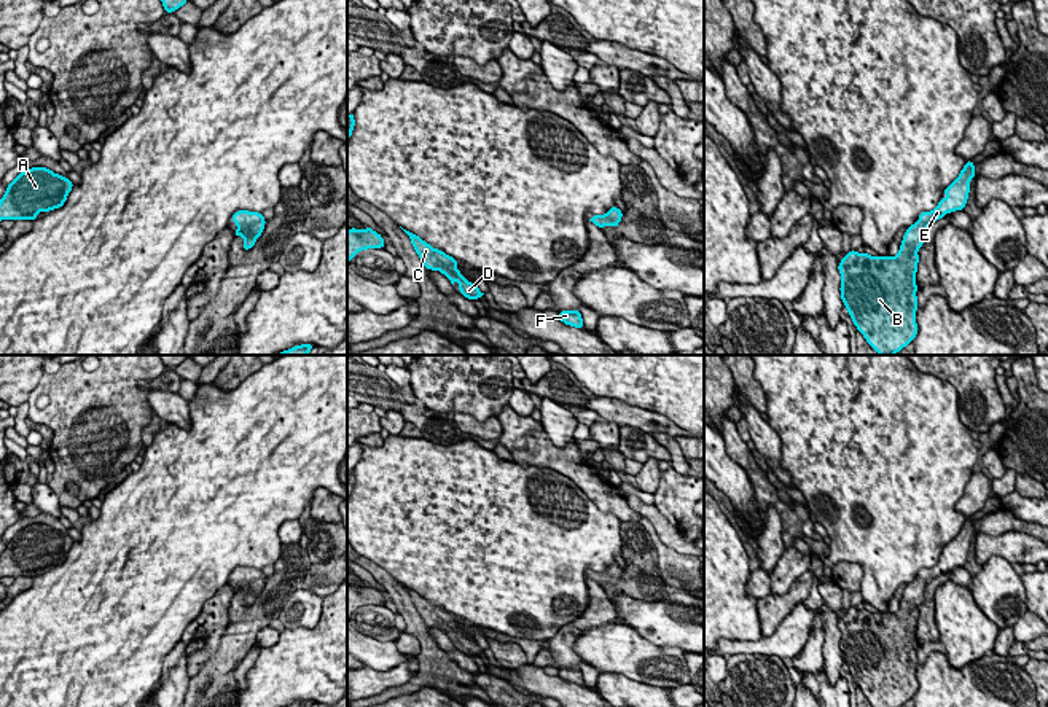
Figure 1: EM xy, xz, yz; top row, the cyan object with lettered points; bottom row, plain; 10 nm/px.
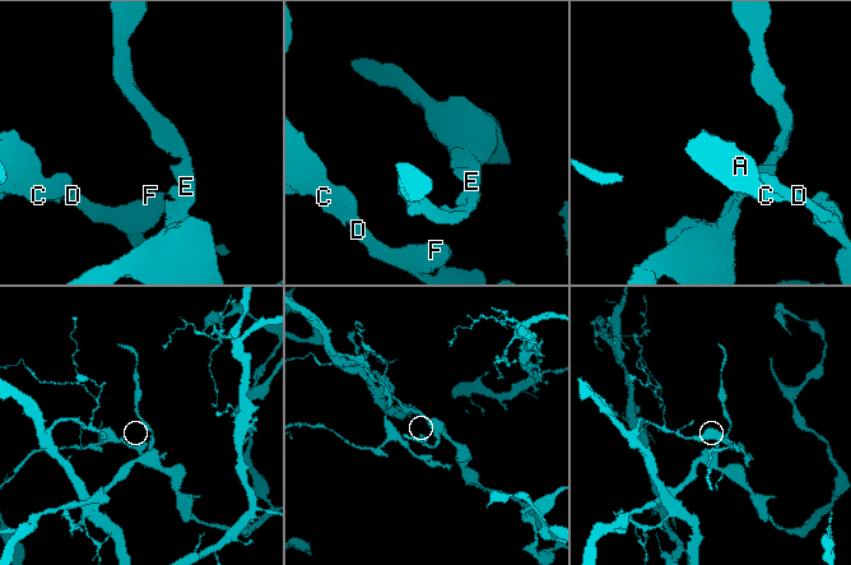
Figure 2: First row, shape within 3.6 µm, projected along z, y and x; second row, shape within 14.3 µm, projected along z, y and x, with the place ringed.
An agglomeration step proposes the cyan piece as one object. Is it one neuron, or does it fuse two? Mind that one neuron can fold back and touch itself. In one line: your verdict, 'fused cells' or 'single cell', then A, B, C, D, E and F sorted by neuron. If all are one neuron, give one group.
single cell; groups A B C D E F

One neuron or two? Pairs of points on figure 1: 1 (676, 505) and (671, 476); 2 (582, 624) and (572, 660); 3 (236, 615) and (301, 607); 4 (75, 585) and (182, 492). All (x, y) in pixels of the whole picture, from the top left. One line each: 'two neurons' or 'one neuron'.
1: one neuron
2: one neuron
3: two neurons
4: one neuron

